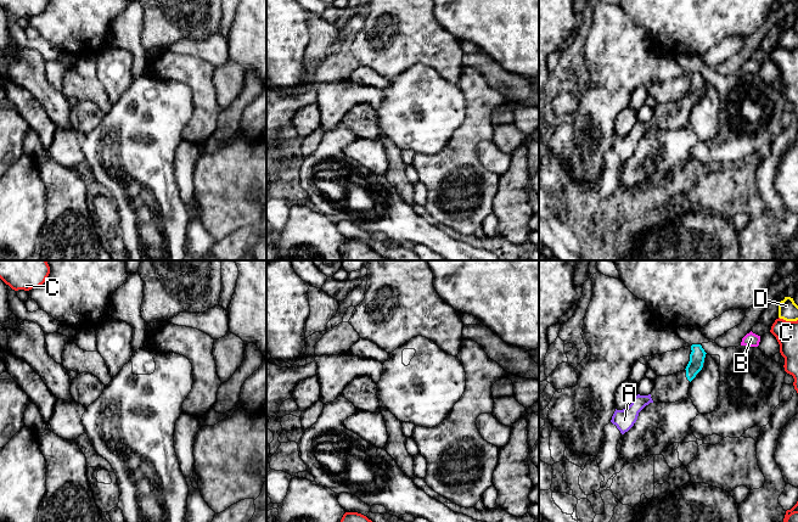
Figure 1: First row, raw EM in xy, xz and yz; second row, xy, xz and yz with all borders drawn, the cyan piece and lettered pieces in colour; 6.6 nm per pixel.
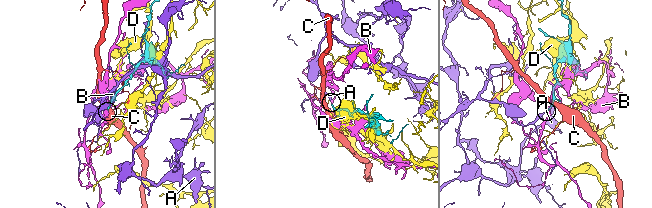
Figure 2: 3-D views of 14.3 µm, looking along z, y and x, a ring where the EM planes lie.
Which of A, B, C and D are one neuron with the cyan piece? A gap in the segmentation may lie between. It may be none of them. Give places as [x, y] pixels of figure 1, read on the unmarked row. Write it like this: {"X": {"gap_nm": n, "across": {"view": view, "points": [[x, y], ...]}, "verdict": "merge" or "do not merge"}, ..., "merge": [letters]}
{"A": {"gap_nm": 260, "across": {"view": "yz", "points": [[686, 104], [650, 122]]}, "verdict": "merge"}, "B": {"gap_nm": 240, "across": {"view": "yz", "points": [[706, 80], [741, 72]]}, "verdict": "do not merge"}, "C": {"gap_nm": 440, "across": {"view": "yz", "points": [[706, 80], [770, 59]]}, "verdict": "do not merge"}, "D": {"gap_nm": 550, "across": {"view": "yz", "points": [[706, 80], [779, 44]]}, "verdict": "do not merge"}, "merge": ["A"]}

